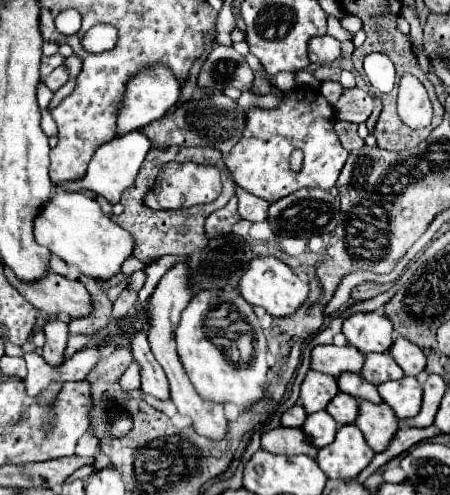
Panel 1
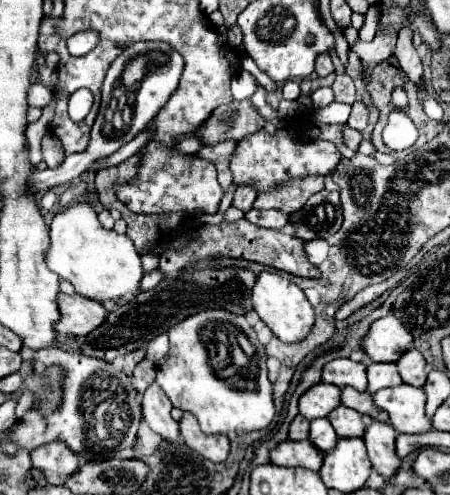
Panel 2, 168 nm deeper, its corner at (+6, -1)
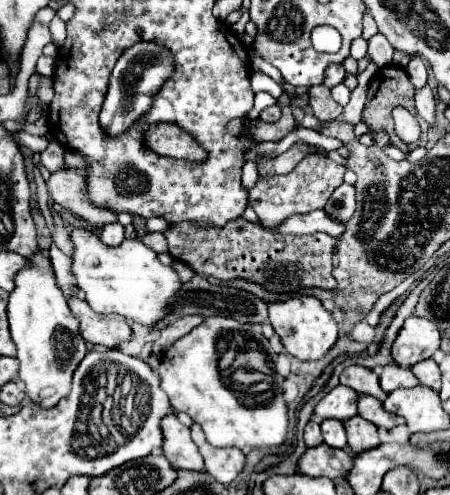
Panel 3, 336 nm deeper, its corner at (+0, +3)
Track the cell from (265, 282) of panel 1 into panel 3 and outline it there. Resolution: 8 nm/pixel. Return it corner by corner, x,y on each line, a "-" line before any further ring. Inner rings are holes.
313,296
291,298
287,302
269,304
269,322
275,334
281,338
281,344
285,346
285,350
303,362
321,360
335,346
339,338
339,330
337,330
333,316

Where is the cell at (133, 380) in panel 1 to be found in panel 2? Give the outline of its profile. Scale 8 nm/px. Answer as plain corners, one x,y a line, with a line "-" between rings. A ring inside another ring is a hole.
161,334
147,343
145,360
157,366
157,362
161,362
161,358
165,358
167,352
169,352
169,340
167,340
167,334

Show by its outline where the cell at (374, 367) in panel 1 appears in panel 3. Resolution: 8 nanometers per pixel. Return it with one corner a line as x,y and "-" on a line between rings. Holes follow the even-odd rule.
397,364
393,366
385,366
381,370
381,388
389,394
397,388
413,388
413,386
419,386
419,380
413,376
413,372
409,368
401,368

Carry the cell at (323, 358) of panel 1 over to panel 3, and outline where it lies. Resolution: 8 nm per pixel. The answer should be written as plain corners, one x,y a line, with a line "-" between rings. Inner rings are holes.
347,366
341,372
341,384
353,388
357,394
369,394
381,402
383,402
383,398
387,398
387,394
379,386
377,374
363,366

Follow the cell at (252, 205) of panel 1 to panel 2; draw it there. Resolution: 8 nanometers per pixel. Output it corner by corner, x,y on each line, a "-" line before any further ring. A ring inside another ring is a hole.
251,208
249,212
245,212
245,218
261,228
275,228
275,230
281,230
283,226
287,226
289,222
289,216
281,210
257,210
257,208

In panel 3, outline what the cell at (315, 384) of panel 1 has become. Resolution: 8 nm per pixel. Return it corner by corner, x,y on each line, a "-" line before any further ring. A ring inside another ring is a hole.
337,386
333,388
315,408
315,416
319,418
335,418
335,420
349,420
357,416
357,394
351,388

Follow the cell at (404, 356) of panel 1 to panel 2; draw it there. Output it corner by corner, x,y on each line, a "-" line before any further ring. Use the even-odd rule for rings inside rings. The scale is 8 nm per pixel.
405,350
405,354
401,354
399,362
397,362
397,370
403,378
405,384
411,386
423,386
427,380
425,374
425,358
417,352
417,350

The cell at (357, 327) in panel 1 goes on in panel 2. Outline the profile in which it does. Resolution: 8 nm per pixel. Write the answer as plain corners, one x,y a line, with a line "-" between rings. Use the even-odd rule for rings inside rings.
385,316
375,320
361,338
361,348
373,362
397,362
397,358
411,348
413,336
405,330
399,318

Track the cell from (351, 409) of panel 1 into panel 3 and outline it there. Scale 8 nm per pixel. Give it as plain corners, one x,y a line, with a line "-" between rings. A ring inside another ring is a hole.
355,416
351,420
345,420
345,430
349,438
349,448
353,454
361,454
363,450
373,450
379,446
379,436
377,436
377,426
363,420
361,416

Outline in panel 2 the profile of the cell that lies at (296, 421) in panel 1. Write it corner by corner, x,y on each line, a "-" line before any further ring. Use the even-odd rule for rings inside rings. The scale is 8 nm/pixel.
297,414
289,426
289,440
305,440
307,436
309,436
309,420

